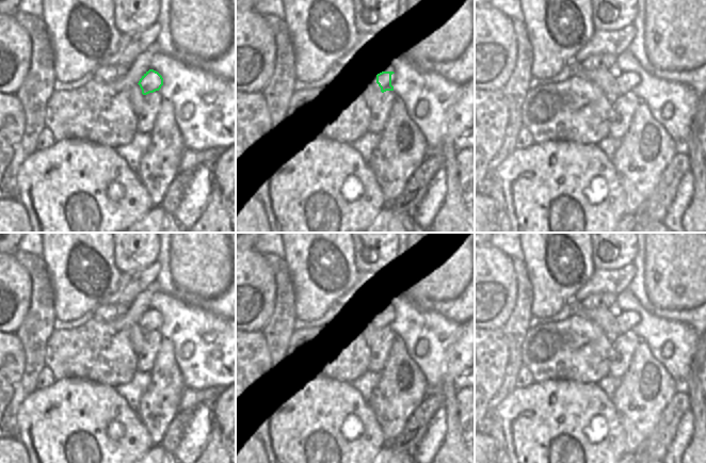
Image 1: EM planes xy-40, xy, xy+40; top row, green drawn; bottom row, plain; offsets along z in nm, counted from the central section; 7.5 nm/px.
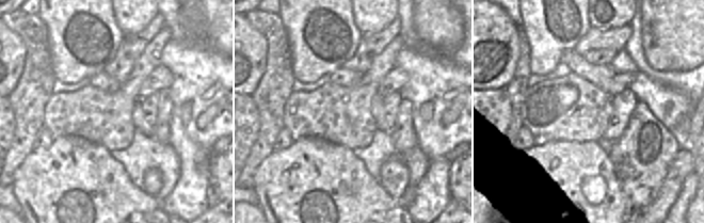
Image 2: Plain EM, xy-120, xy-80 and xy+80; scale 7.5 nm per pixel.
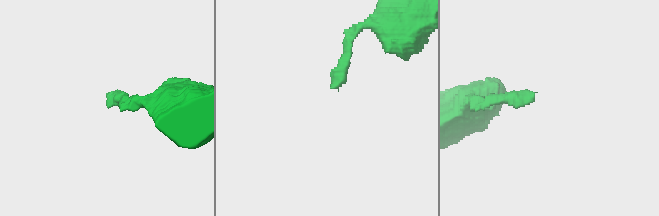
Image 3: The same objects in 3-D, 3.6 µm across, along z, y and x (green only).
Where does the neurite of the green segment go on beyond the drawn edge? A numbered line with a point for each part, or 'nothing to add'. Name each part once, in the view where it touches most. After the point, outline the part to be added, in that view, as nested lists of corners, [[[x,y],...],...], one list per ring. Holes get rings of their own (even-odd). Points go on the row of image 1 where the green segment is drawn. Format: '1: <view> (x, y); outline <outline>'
1: xy (396, 78); outline [[[392,74],[391,75],[391,85],[394,86],[395,84],[399,83],[402,81],[402,77],[399,74]]]

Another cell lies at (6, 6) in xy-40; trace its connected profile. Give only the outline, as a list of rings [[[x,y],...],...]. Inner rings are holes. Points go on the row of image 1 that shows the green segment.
[[[0,0],[0,14],[14,14],[20,0]]]

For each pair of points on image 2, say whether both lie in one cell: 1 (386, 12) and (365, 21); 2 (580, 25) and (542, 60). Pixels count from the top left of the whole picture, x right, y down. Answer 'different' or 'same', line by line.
1: same
2: same

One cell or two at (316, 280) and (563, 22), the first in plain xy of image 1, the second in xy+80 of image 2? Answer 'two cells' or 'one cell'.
one cell

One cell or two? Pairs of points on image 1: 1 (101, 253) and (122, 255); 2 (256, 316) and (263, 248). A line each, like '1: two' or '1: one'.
1: two
2: two

